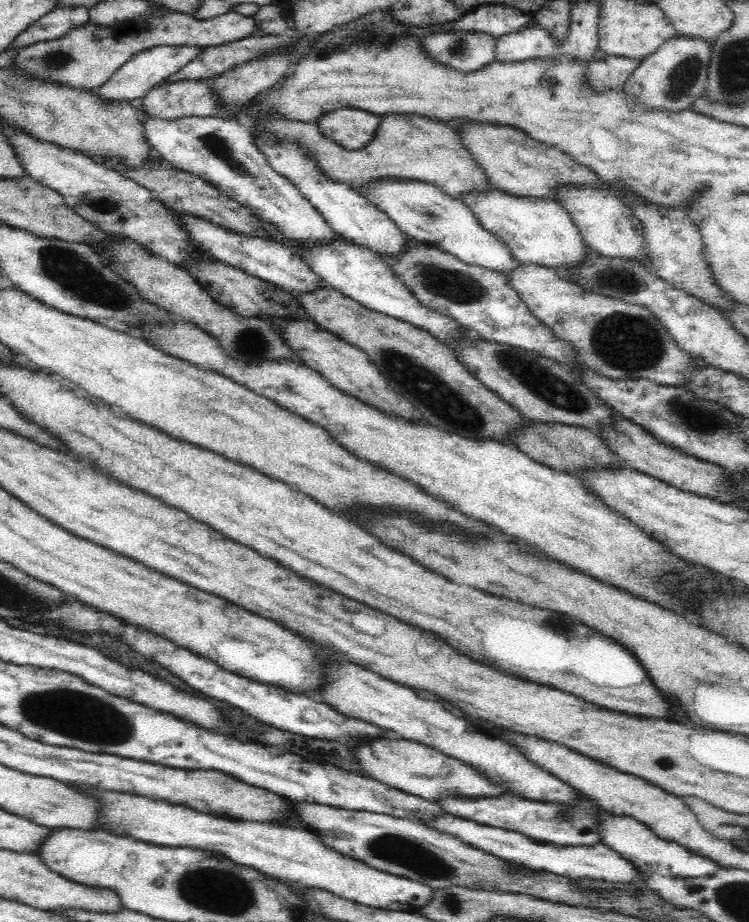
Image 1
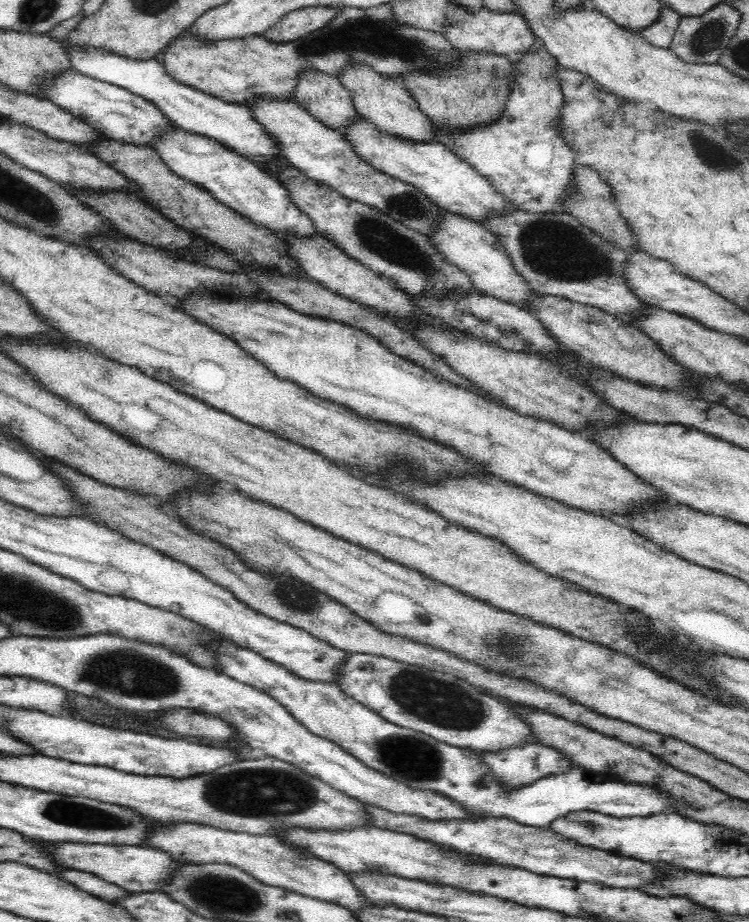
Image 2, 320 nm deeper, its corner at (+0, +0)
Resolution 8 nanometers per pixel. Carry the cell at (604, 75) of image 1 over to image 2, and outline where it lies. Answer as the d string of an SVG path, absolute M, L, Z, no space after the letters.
M663 5L658 12L658 18L638 31L652 46L668 49L678 30L681 18L681 14L678 14L671 6Z

